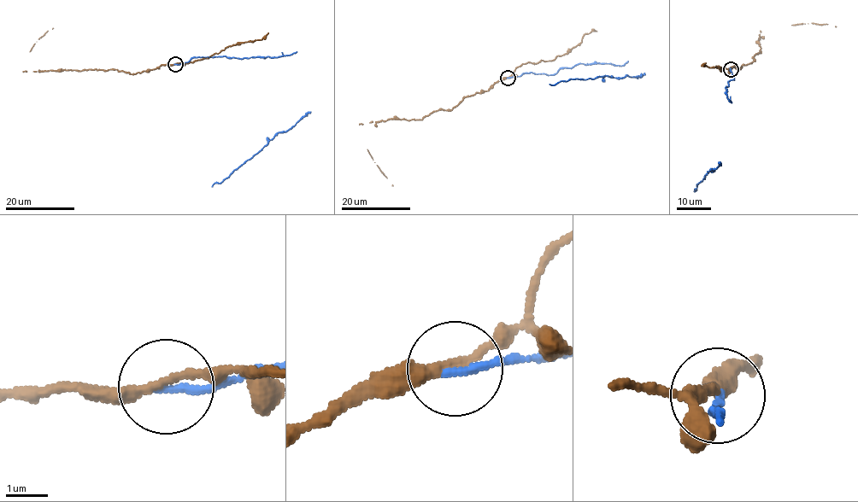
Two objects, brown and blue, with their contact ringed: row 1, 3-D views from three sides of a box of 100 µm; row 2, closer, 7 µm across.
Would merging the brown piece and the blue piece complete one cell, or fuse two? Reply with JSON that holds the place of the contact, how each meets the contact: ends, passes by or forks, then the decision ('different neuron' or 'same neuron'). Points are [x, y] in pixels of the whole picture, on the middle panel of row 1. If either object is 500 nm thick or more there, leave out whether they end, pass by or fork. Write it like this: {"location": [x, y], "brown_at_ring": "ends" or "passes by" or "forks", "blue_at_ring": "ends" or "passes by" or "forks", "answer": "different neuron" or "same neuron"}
{"location": [508, 78], "brown_at_ring": "passes by", "blue_at_ring": "ends", "answer": "different neuron"}

